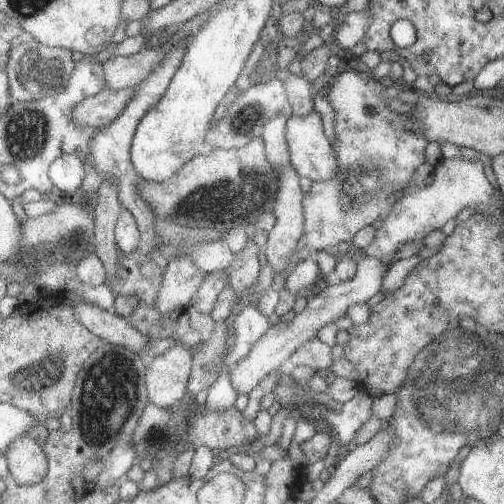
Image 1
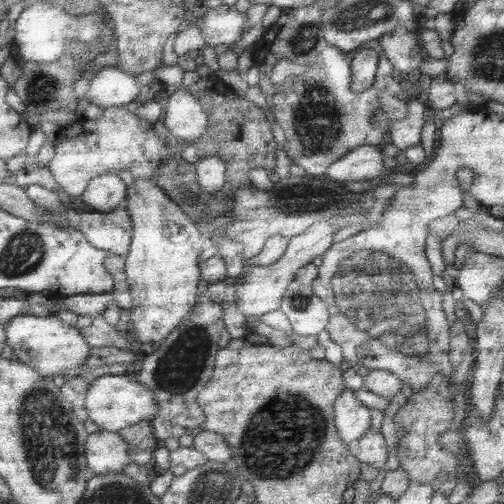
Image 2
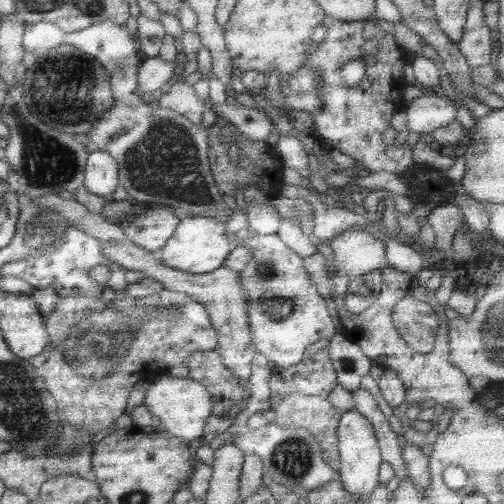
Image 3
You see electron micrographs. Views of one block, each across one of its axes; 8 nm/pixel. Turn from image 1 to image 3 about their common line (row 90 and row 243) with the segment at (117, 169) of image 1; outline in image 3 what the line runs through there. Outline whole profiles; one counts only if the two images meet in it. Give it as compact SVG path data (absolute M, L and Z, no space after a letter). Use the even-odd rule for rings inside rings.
M155 206L153 210L139 212L127 224L121 224L123 238L145 252L159 252L171 238L177 222L179 220L171 210Z

